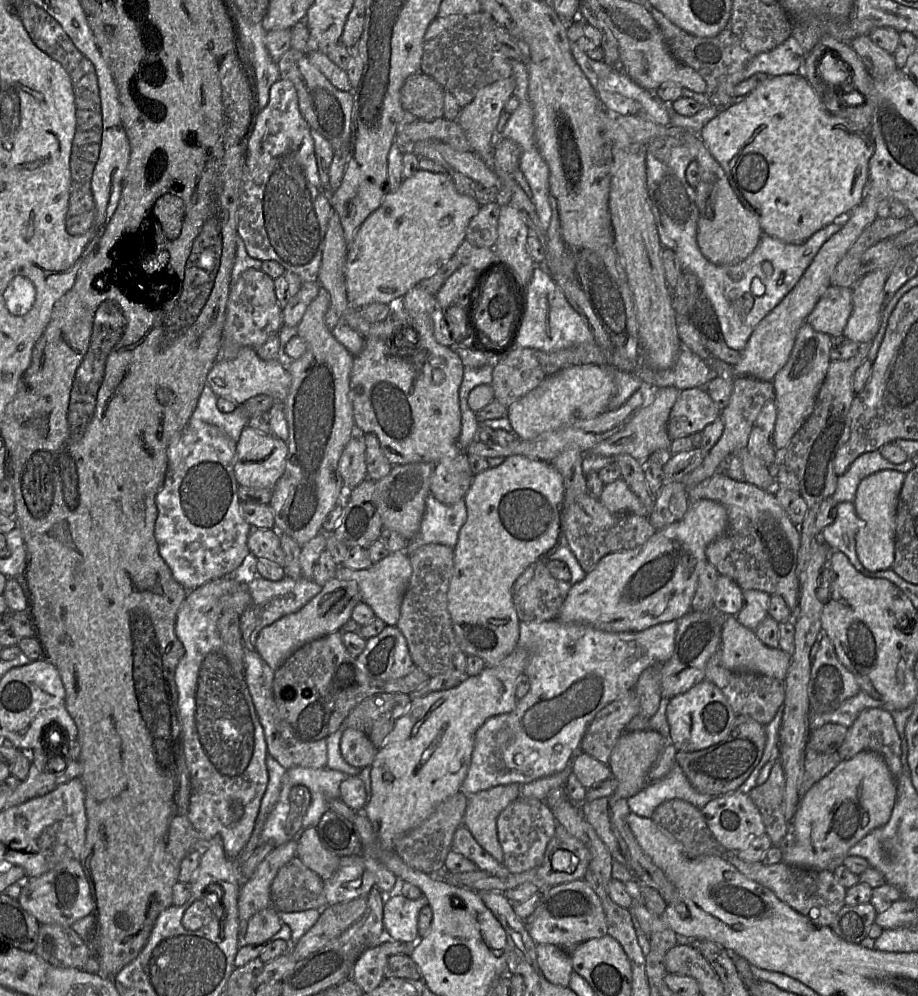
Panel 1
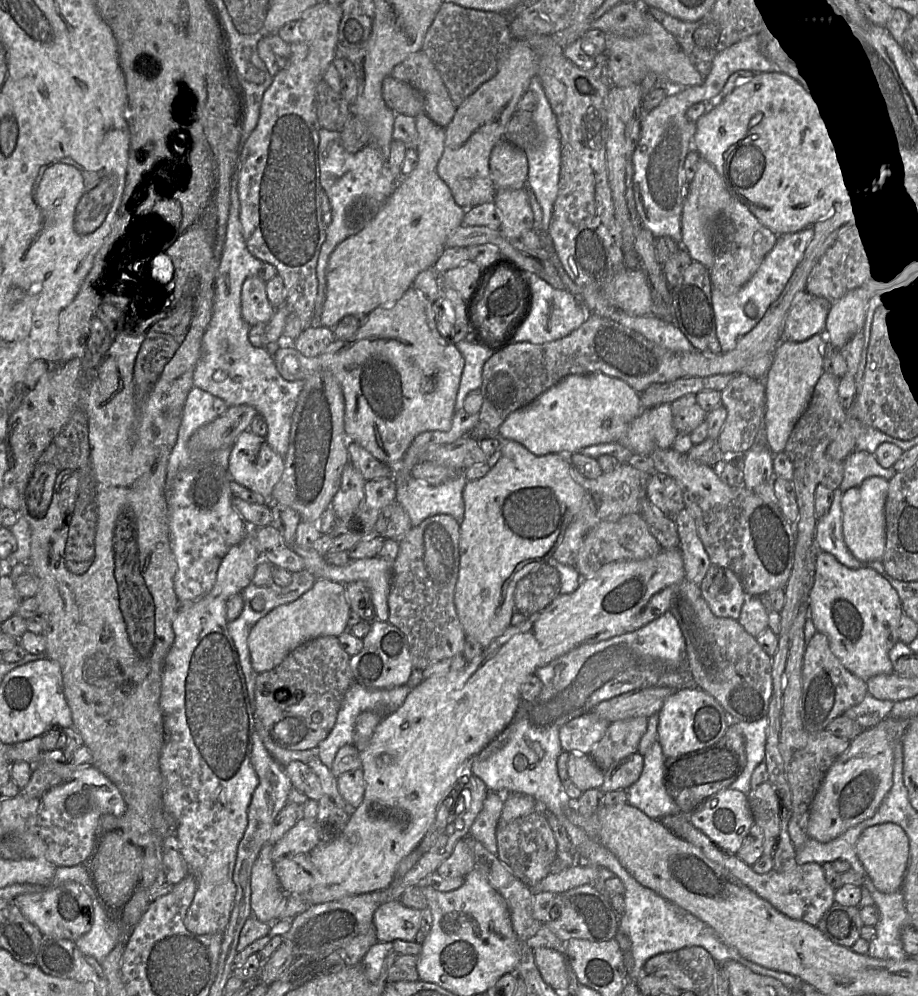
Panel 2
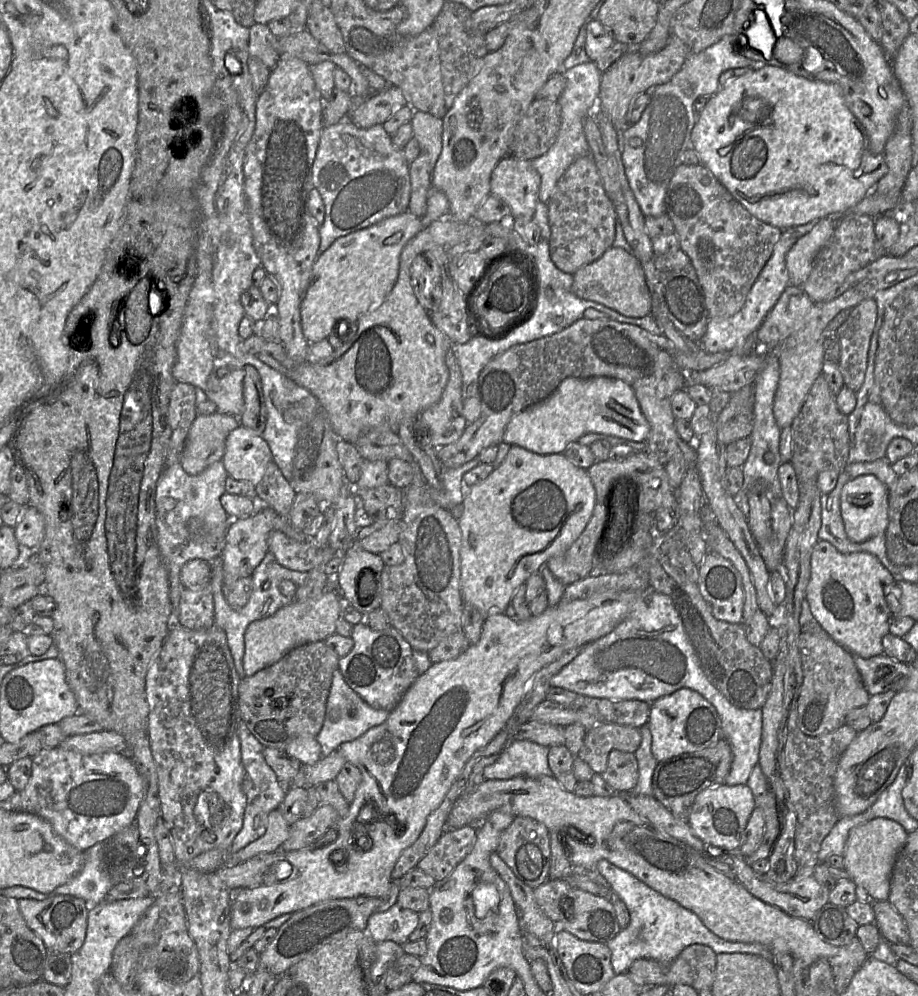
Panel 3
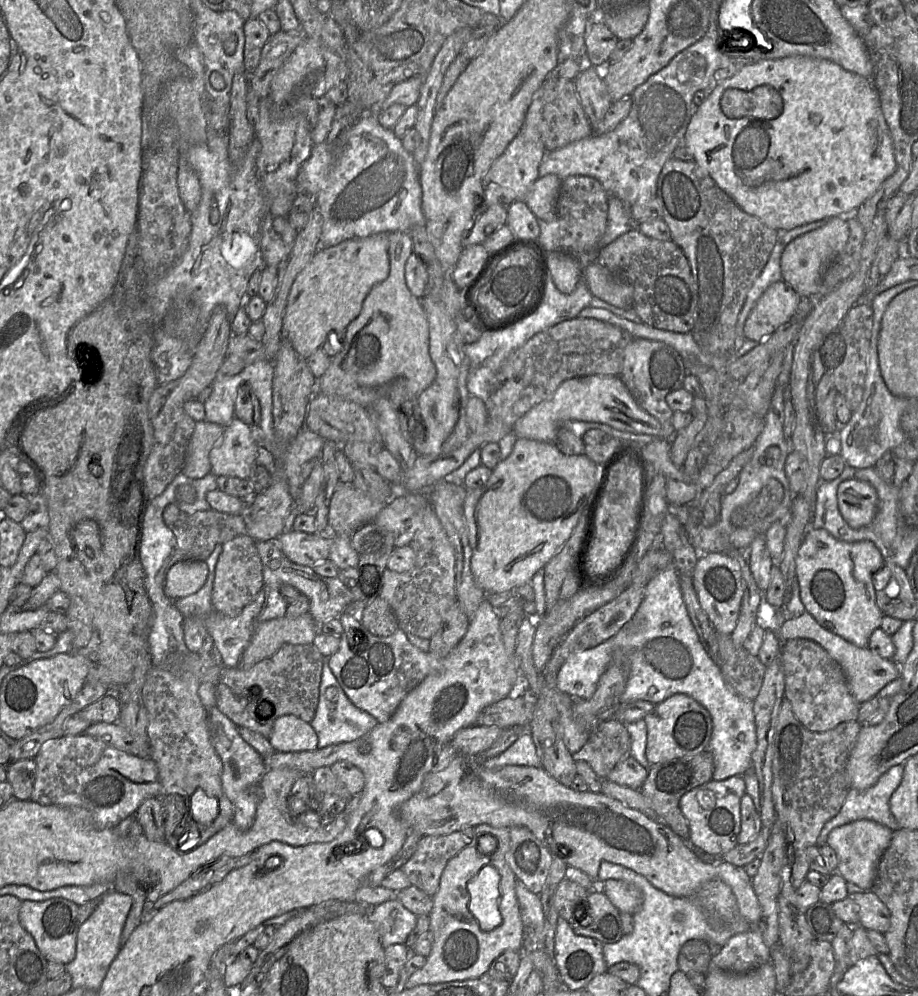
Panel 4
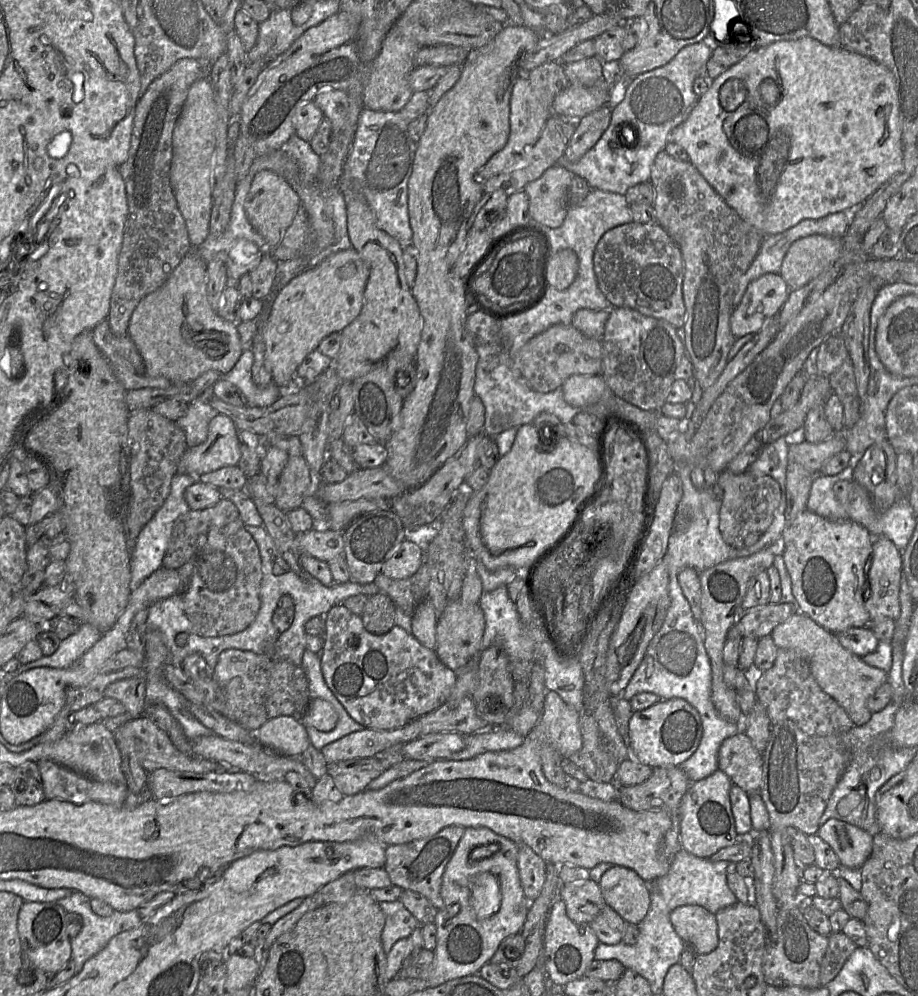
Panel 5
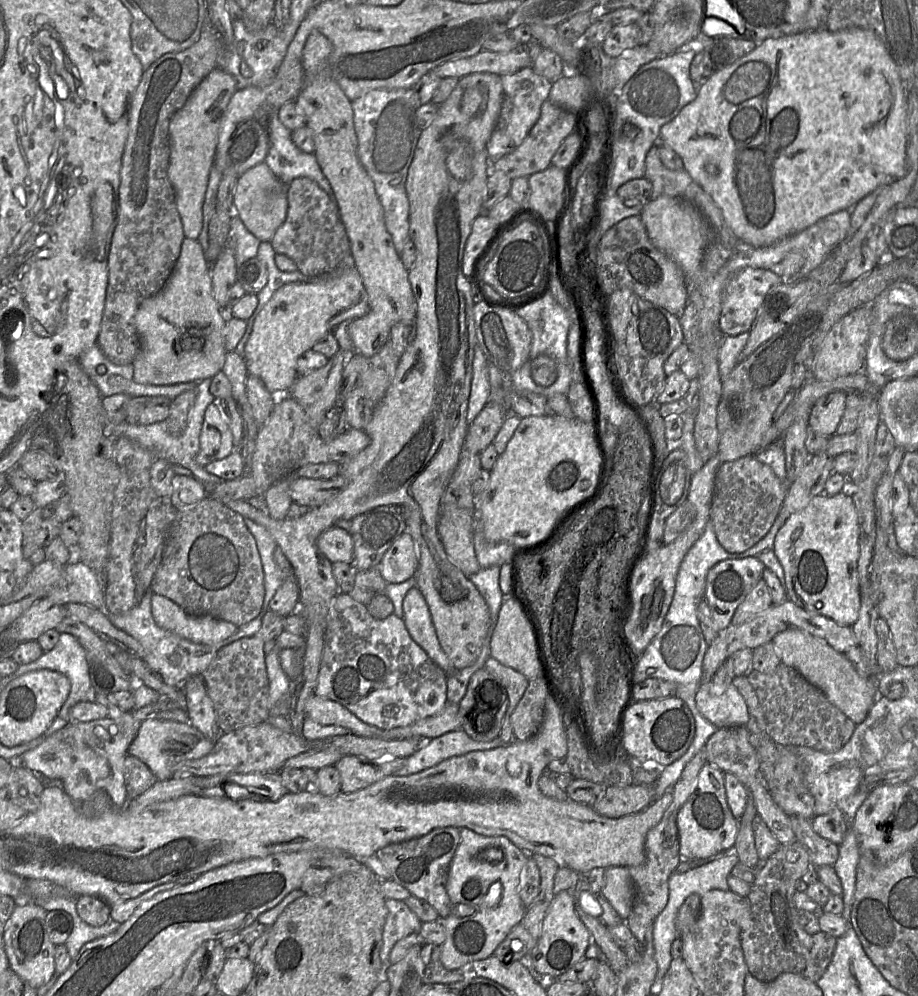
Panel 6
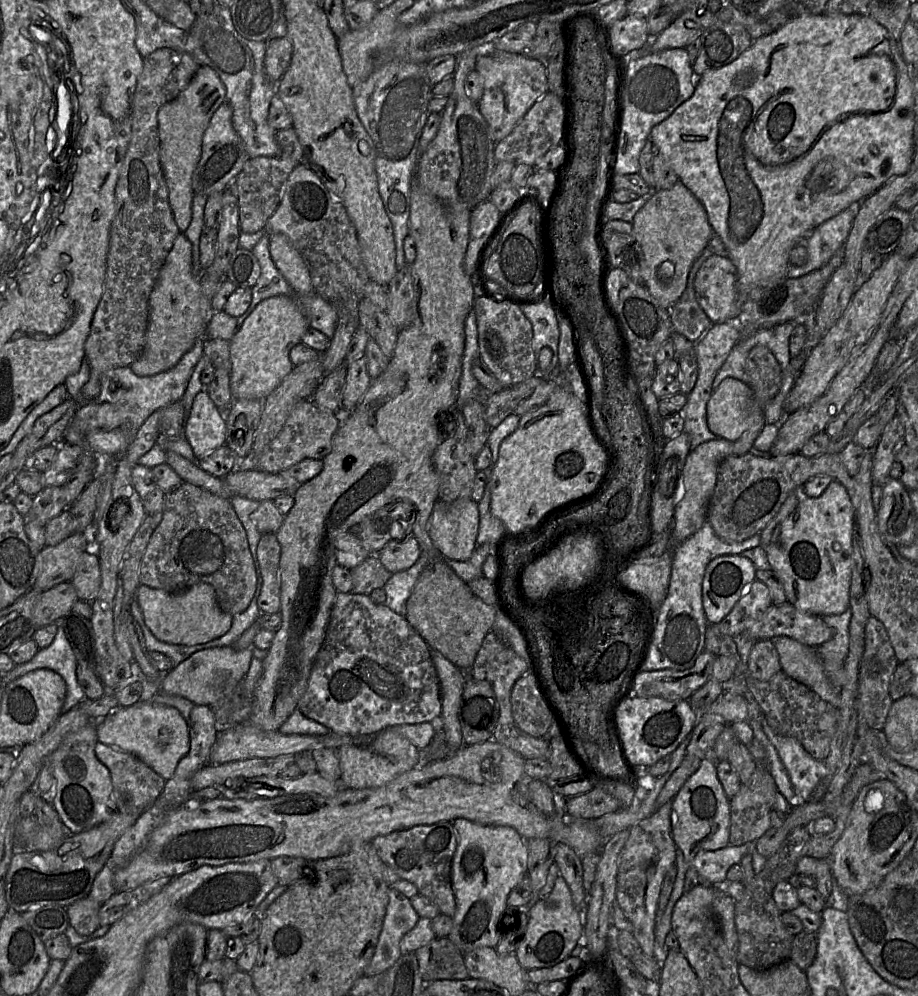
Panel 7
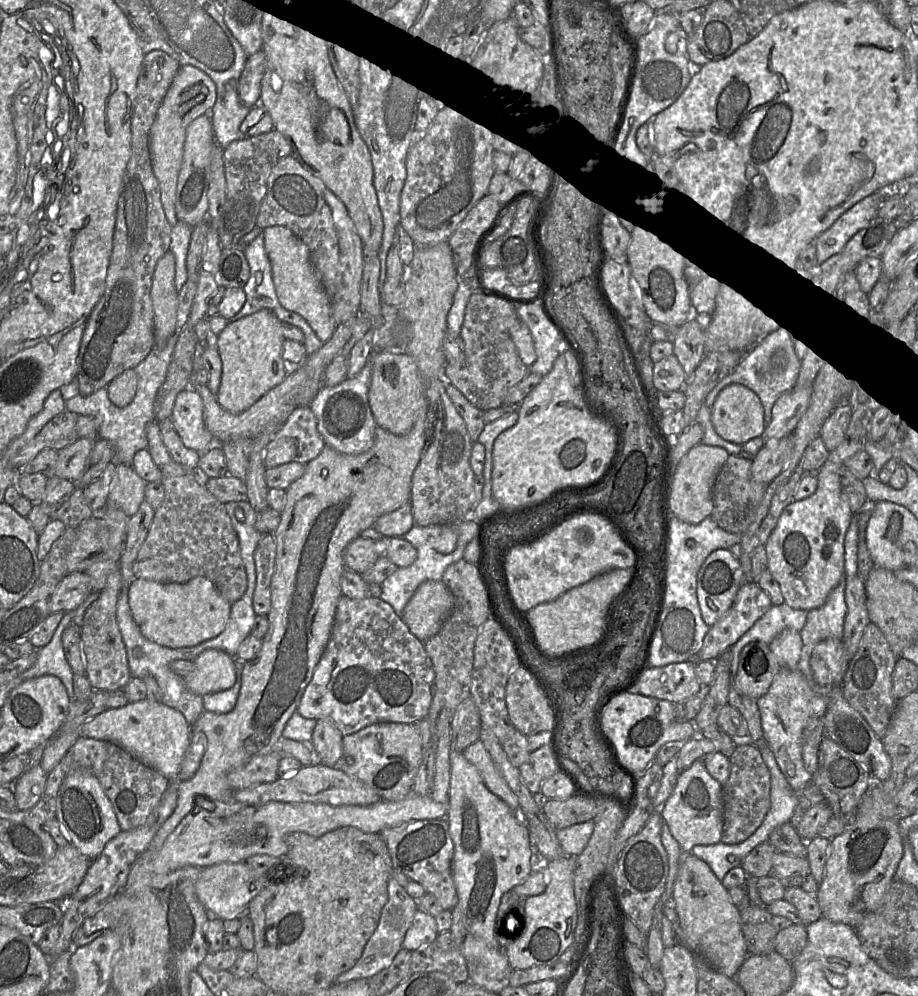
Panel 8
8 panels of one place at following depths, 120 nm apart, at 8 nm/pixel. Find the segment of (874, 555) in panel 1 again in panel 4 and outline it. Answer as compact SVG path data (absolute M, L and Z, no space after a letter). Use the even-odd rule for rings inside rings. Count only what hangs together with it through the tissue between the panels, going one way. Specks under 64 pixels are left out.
M855 478L840 483L837 502L840 514L853 529L871 524L878 511L878 496L874 487Z

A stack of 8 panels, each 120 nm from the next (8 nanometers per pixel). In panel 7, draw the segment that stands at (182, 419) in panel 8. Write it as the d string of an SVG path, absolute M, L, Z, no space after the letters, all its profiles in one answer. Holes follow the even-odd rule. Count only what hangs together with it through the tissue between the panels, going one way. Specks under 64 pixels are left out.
M199 392L186 416L184 436L200 459L226 443L226 419L208 393Z

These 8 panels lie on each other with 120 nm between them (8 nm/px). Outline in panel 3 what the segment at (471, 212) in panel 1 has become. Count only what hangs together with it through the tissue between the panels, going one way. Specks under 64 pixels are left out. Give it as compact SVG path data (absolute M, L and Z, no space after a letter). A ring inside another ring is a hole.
M414 111L411 123L413 137L418 141L421 152L429 156L432 174L442 150L443 121L429 113ZM431 186L428 191L427 210L423 217L417 217L410 211L406 211L385 218L368 228L338 238L326 251L320 254L313 265L310 282L301 303L301 326L307 341L313 344L326 339L340 320L357 321L366 313L380 306L397 282L400 255L405 245L434 221L450 217L449 211L450 204L445 193Z

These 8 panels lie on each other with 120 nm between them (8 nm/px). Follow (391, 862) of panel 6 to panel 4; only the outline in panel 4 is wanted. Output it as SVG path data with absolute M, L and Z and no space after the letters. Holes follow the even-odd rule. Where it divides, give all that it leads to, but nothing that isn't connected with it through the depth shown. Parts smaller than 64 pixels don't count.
M474 827L441 836L422 836L413 856L400 868L411 885L433 897L447 862L471 840Z

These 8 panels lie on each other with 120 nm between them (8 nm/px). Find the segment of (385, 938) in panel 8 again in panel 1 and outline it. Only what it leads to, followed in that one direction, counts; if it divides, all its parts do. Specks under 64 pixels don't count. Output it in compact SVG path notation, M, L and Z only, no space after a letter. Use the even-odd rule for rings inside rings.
M401 894L386 895L383 908L383 925L385 936L391 940L399 940L415 944L419 940L418 917L420 910L428 905L423 895L411 900Z

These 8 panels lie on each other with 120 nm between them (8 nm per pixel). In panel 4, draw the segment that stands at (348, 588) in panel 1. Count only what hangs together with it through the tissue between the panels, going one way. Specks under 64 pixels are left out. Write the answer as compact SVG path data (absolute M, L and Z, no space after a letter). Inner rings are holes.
M308 612L296 618L283 616L263 622L254 632L238 666L248 669L287 644L312 644L318 633L317 624Z

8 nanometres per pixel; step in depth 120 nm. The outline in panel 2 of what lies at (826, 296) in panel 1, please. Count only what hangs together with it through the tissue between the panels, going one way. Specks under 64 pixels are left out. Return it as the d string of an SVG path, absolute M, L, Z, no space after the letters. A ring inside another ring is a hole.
M804 291L794 300L788 311L781 334L781 340L804 341L825 331L826 320L832 302Z

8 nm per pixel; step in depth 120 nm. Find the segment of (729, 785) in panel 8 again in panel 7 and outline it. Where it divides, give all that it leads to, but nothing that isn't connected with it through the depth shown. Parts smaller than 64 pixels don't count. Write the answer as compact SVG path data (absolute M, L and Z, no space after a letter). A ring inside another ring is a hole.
M758 763L747 782L742 782L738 792L729 799L730 803L730 833L729 844L739 846L757 841L771 827L771 811L779 810L788 815L791 805L778 791L777 785L766 764Z

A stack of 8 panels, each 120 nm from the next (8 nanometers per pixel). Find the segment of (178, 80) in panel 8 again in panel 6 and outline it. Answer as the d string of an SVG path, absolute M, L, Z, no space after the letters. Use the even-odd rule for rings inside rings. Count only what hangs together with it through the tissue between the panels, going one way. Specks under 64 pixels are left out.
M216 67L193 90L184 106L172 117L169 124L170 162L168 178L175 192L176 206L186 238L197 240L203 226L203 203L211 169L215 161L218 130L231 97L239 90L235 78Z

